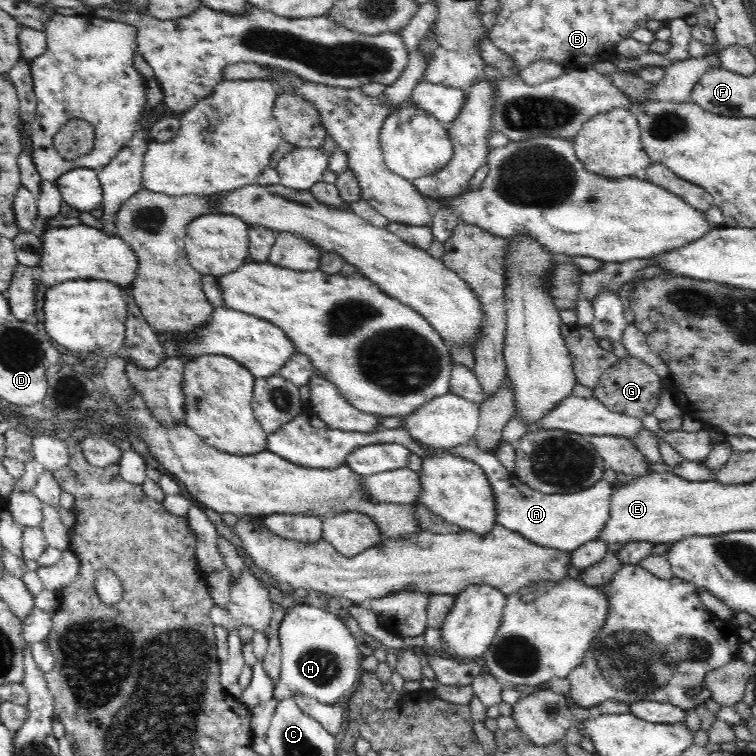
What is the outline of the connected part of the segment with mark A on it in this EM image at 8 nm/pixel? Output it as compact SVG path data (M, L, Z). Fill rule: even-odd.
M462 444L462 446L456 446L456 448L440 448L438 451L443 451L444 449L450 449L452 453L462 455L462 457L474 461L482 467L495 496L495 524L499 524L512 532L520 533L526 540L538 546L570 553L581 544L594 540L608 520L610 497L613 488L611 487L612 484L607 481L600 480L600 482L596 482L596 486L572 494L546 494L524 484L516 477L516 474L512 474L505 469L505 466L497 459L494 453L488 453L486 450L476 448L474 444Z

